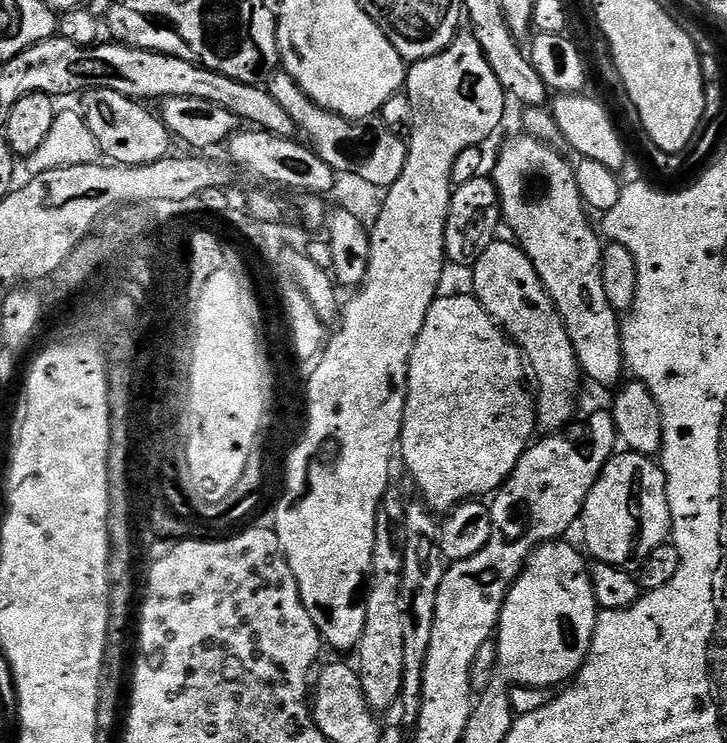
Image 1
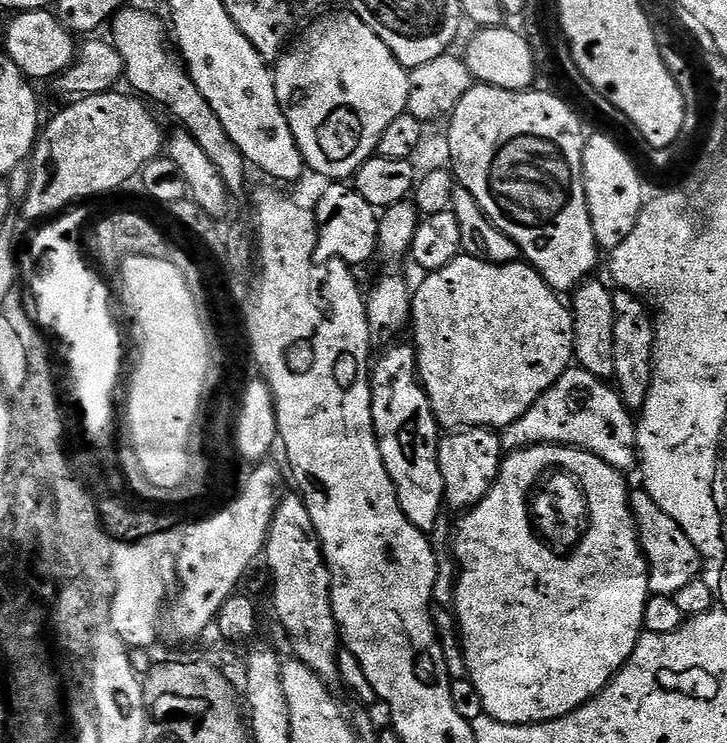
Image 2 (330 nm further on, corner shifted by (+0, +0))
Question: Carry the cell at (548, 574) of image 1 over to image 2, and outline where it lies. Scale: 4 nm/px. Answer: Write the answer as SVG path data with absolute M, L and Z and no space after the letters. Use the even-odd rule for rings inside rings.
M535 444L529 448L523 448L517 452L505 455L496 484L473 508L467 509L464 516L456 524L456 560L460 563L460 581L456 584L456 620L460 623L460 640L464 643L464 664L468 667L467 679L478 686L478 694L482 694L482 706L484 715L494 718L503 724L541 724L562 718L574 710L578 710L586 702L590 702L606 685L612 683L616 674L622 670L622 666L634 654L634 646L639 642L644 632L644 615L646 614L646 602L650 595L648 591L648 559L644 556L644 550L640 545L640 535L636 529L636 520L632 517L632 501L630 499L630 487L626 481L625 473L620 472L614 466L610 466L594 454L590 454L581 448L567 448L561 444Z

